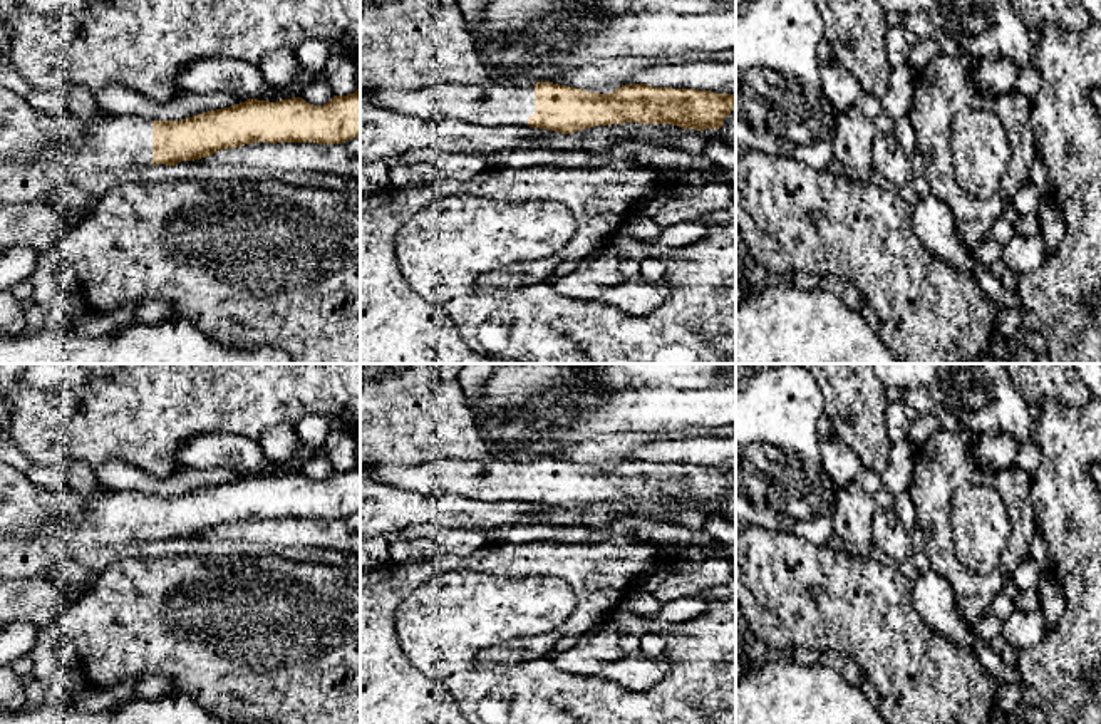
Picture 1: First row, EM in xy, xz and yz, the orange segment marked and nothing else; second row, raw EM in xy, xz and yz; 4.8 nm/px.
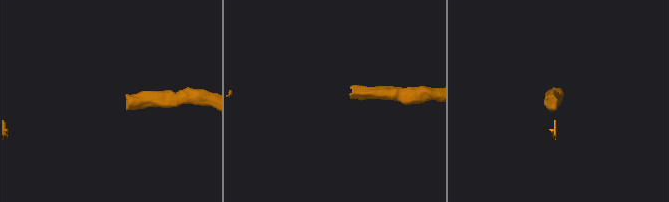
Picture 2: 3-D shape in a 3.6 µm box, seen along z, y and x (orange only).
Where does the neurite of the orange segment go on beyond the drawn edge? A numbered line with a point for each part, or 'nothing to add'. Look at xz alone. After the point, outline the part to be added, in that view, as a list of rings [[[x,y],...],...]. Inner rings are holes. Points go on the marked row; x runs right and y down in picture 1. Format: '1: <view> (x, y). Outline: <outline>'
1: xz (491, 104). Outline: [[[437,82],[419,90],[379,89],[362,92],[360,104],[392,109],[421,119],[452,117],[463,122],[528,126],[535,114],[535,85]]]

